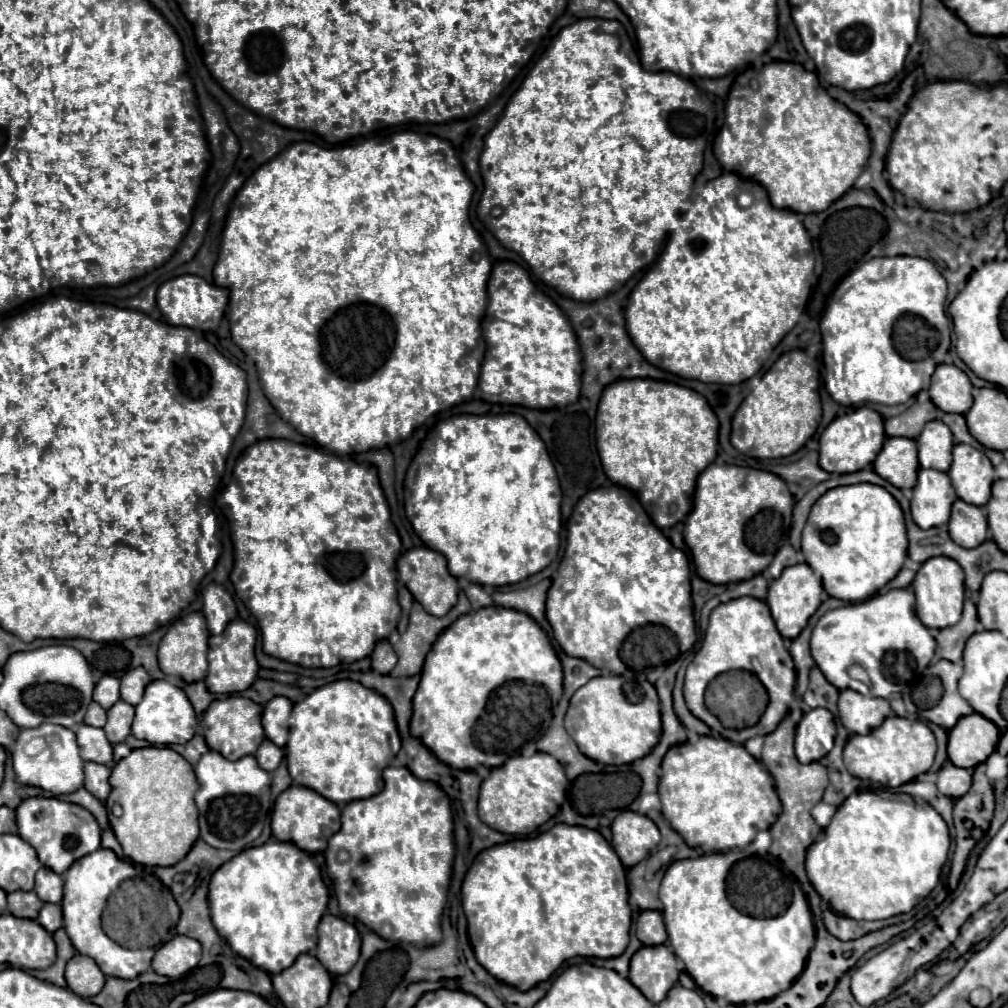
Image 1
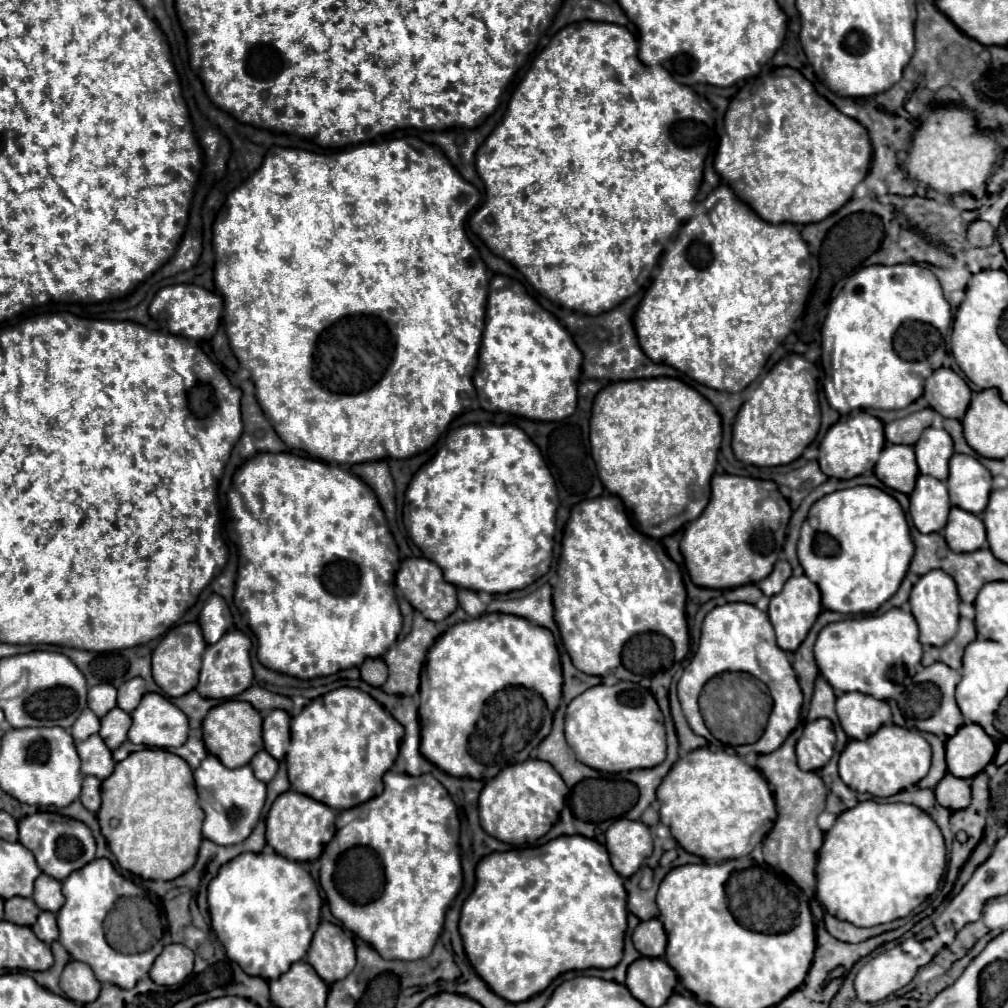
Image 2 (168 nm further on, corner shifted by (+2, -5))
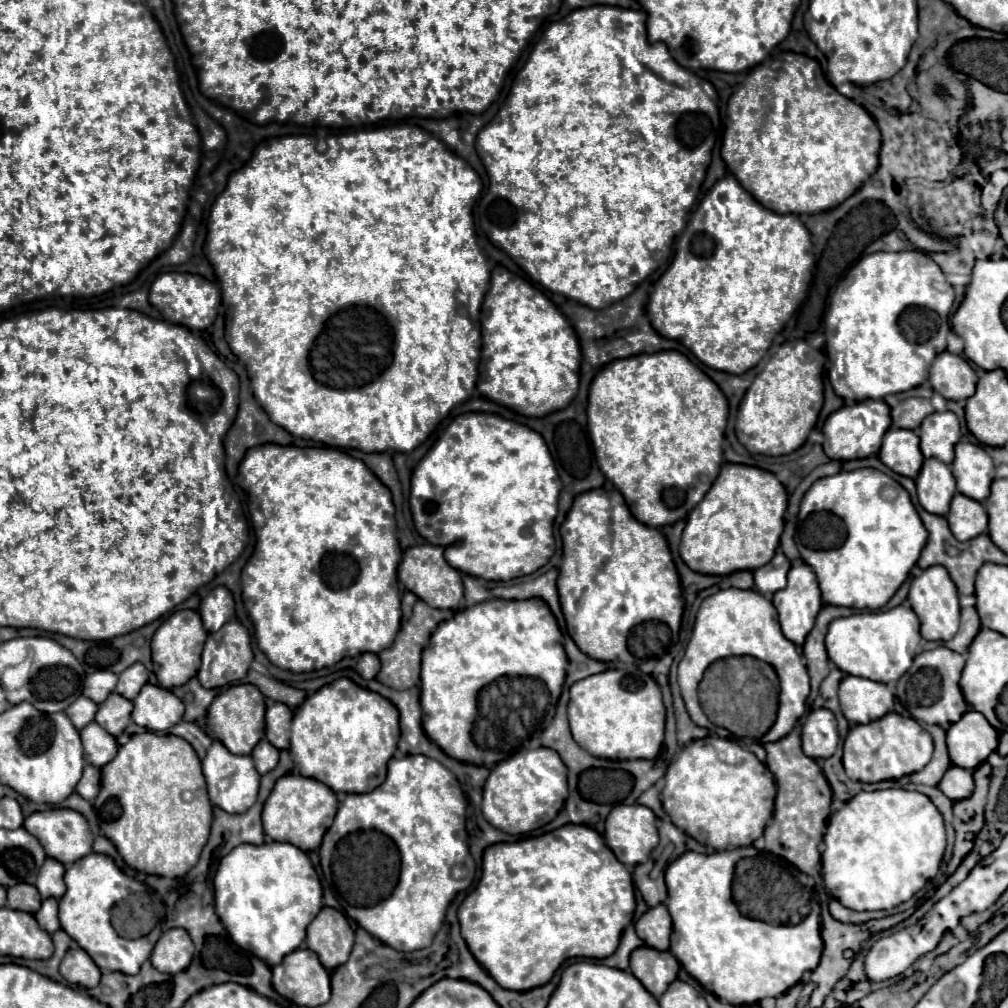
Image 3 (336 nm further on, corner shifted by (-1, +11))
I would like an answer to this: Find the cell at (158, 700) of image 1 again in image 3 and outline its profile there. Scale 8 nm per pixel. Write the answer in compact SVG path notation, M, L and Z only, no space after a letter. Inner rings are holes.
M146 684L134 698L132 720L152 732L168 730L184 716L184 704L170 690Z

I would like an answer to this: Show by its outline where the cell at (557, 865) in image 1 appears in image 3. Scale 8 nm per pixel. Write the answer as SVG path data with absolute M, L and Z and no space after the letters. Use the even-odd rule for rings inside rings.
M566 824L554 832L542 834L538 838L524 838L518 842L502 842L502 844L492 844L490 848L486 848L484 852L484 864L482 864L482 878L474 888L474 894L470 892L466 896L466 900L460 904L458 908L458 920L462 926L462 938L466 940L470 952L474 954L474 958L478 960L478 964L482 968L488 970L488 974L506 990L516 990L516 992L526 992L538 986L548 984L548 980L554 976L554 972L568 960L568 958L608 958L610 954L614 954L614 950L620 944L620 936L624 932L624 928L632 922L636 910L636 900L634 900L634 884L632 884L632 876L626 870L624 864L620 864L620 860L616 860L614 852L604 844L602 836L584 826L584 824Z

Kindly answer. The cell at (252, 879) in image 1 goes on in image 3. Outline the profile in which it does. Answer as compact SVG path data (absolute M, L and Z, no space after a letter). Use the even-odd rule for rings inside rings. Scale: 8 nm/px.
M288 842L236 846L228 856L222 858L218 866L218 872L214 876L214 892L216 892L216 912L222 924L226 926L230 938L236 944L240 944L240 948L264 960L271 967L280 964L286 954L294 952L304 942L306 926L314 920L314 916L322 908L322 886L308 853L302 852L300 848Z

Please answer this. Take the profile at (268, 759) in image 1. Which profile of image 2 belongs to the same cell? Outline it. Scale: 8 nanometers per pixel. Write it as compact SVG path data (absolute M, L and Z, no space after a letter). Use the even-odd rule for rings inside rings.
M259 750L253 760L249 762L249 766L253 768L255 776L261 780L261 782L269 782L275 772L277 772L277 760L273 760L273 756L269 756L265 750Z

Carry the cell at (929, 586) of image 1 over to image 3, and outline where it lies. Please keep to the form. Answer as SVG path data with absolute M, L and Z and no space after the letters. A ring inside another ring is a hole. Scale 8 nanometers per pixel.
M930 566L912 580L908 602L920 620L920 634L924 640L932 640L932 642L944 640L946 642L958 632L958 624L960 624L958 590L942 566Z

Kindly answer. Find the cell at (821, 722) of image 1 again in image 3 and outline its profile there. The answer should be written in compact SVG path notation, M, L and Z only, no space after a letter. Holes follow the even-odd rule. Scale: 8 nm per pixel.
M816 708L802 726L802 750L810 758L830 758L838 748L838 724L832 712Z

